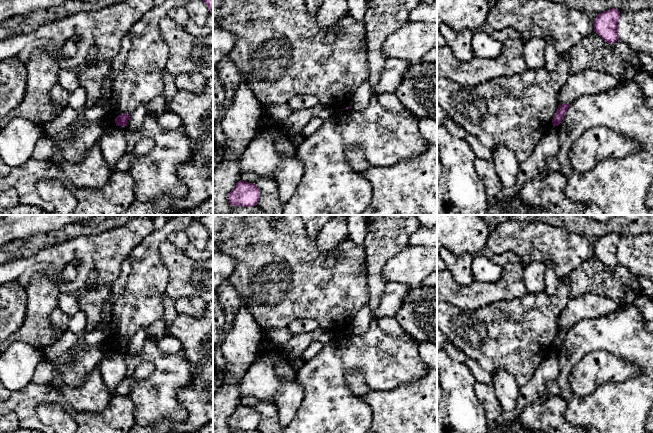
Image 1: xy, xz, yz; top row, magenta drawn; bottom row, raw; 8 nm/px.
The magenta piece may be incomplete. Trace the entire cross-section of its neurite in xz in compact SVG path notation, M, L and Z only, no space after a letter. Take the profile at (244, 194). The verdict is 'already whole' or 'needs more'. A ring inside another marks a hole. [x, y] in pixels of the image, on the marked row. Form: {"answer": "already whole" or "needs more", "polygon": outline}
{"answer": "already whole", "polygon": "M240 180L228 194L231 206L253 207L258 204L260 198L259 189L252 183Z"}

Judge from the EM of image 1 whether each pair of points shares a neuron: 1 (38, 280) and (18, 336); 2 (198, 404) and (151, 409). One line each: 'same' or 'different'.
1: same
2: different

